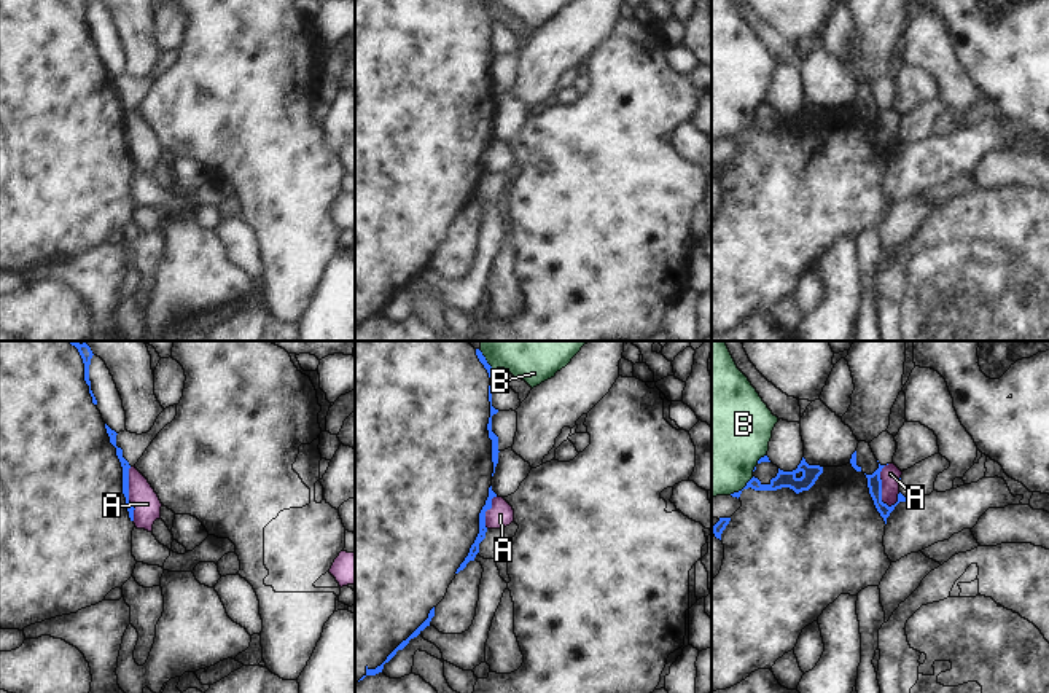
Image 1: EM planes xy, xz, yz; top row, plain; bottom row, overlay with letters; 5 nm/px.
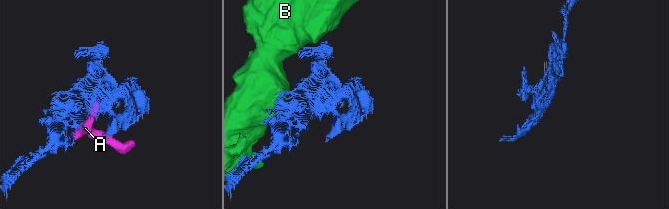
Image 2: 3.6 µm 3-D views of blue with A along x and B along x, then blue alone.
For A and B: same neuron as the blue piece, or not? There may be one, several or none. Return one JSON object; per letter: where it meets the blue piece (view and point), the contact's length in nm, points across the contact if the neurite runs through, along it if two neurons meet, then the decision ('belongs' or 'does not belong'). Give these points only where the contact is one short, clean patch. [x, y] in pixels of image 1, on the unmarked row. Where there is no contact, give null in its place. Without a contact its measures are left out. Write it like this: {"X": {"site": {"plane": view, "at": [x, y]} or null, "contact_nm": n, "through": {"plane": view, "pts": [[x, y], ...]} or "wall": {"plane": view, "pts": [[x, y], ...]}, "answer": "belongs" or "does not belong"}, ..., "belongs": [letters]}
{"A": {"site": {"plane": "yz", "at": [881, 129]}, "contact_nm": 220, "answer": "does not belong"}, "B": {"site": {"plane": "yz", "at": [742, 133]}, "contact_nm": 160, "answer": "does not belong"}, "belongs": []}

